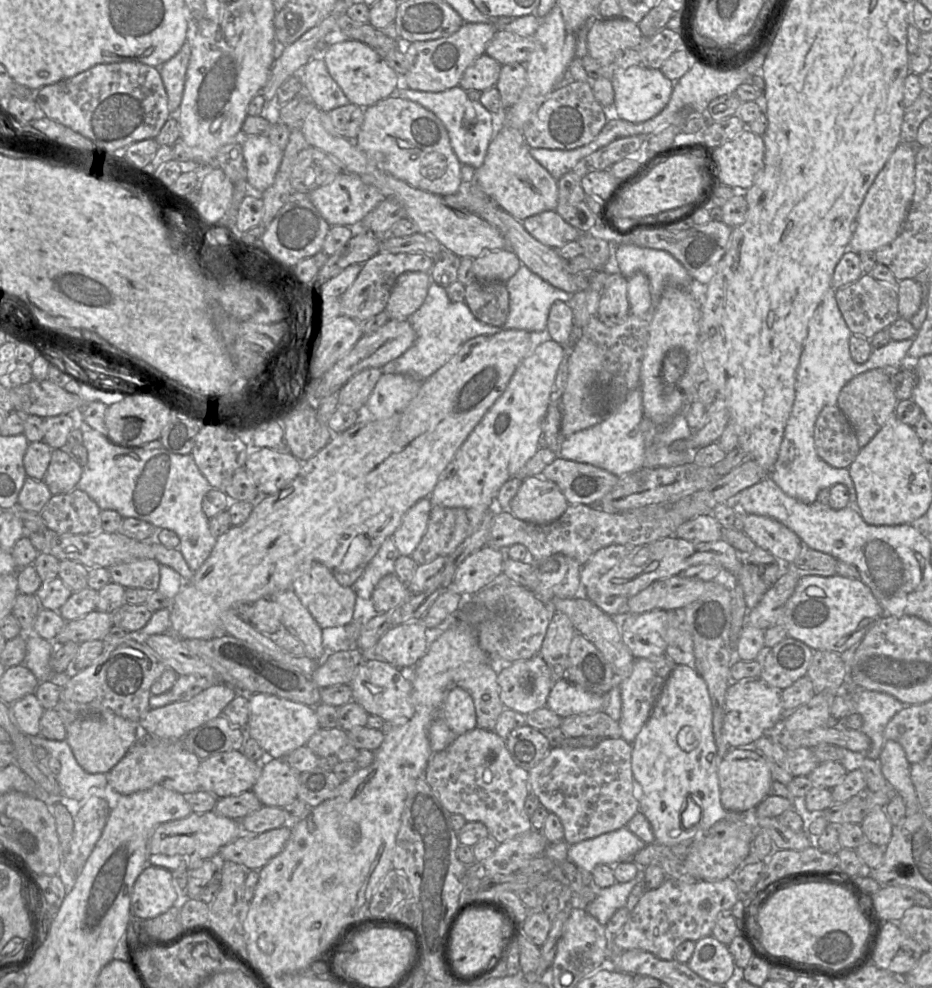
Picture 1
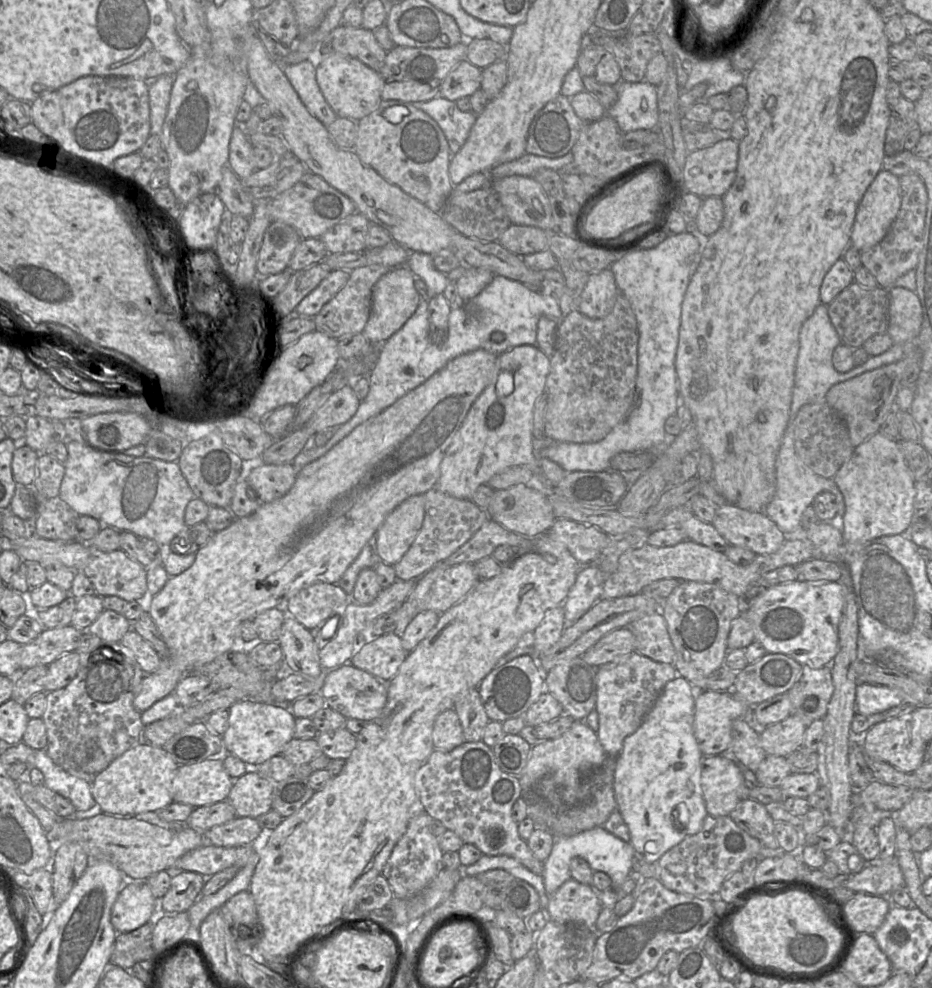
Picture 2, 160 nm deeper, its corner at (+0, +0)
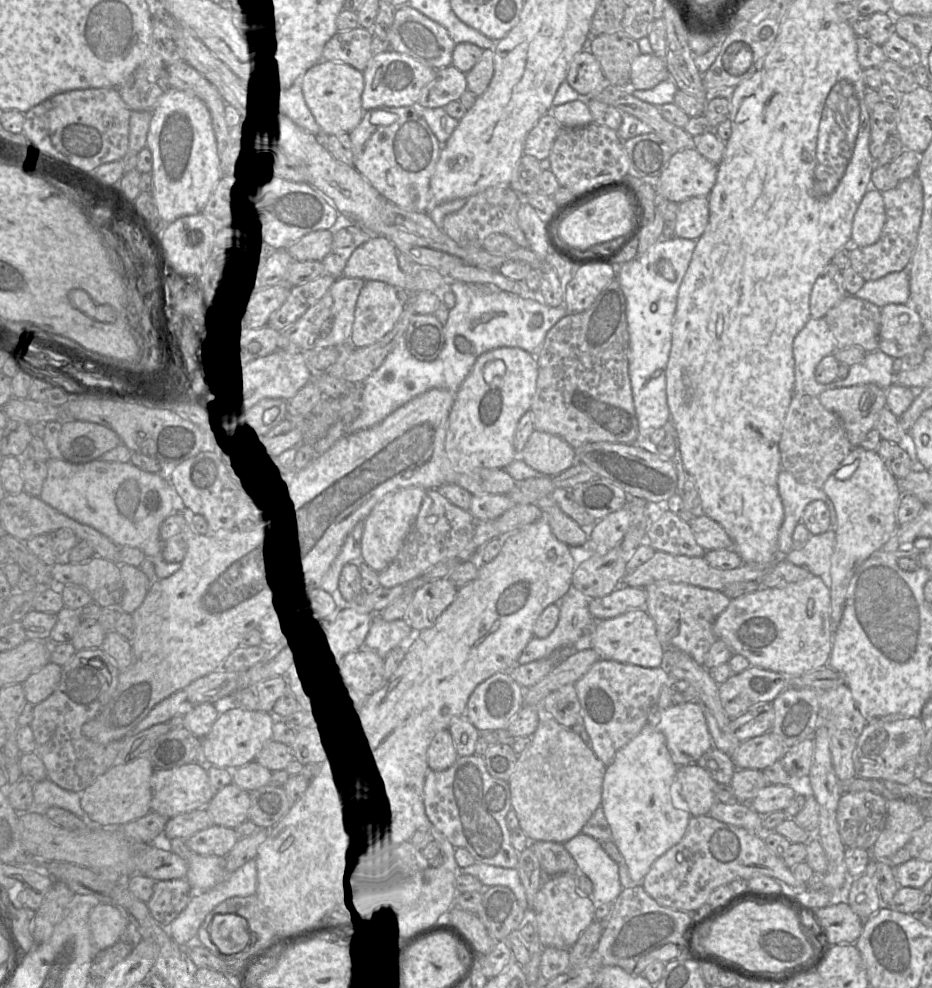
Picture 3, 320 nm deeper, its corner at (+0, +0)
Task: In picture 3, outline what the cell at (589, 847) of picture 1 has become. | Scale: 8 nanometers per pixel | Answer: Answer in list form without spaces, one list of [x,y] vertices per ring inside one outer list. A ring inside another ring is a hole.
[[[580,833],[563,846],[576,861],[579,872],[592,881],[592,899],[597,904],[613,903],[623,889],[618,864],[604,851],[600,842]]]

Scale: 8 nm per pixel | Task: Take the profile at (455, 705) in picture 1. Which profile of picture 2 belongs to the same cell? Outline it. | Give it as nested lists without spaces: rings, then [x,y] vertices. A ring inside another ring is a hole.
[[[454,708],[440,713],[433,728],[435,750],[449,752],[465,742],[460,719]]]

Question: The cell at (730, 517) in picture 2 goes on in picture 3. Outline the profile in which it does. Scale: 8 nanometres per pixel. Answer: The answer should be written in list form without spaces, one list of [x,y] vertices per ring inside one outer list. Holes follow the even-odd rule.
[[[706,515],[688,521],[696,542],[706,551],[714,549],[733,549],[734,543],[725,529]]]

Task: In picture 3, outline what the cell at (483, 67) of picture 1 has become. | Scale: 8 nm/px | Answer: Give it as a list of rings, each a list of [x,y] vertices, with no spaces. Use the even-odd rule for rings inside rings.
[[[451,64],[445,68],[437,70],[436,77],[421,90],[417,104],[425,108],[444,108],[450,102],[459,100],[461,95],[467,89],[465,73],[461,72]]]

